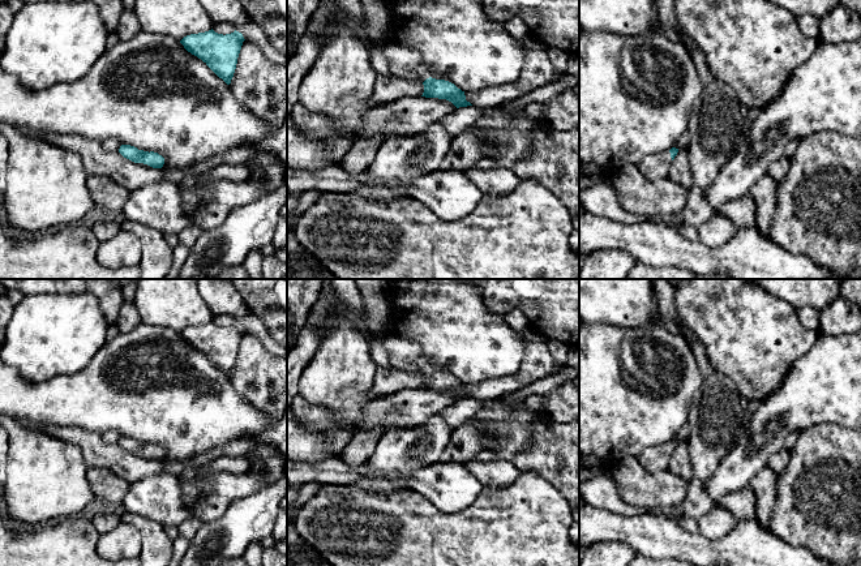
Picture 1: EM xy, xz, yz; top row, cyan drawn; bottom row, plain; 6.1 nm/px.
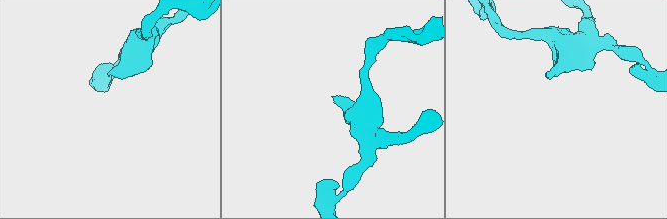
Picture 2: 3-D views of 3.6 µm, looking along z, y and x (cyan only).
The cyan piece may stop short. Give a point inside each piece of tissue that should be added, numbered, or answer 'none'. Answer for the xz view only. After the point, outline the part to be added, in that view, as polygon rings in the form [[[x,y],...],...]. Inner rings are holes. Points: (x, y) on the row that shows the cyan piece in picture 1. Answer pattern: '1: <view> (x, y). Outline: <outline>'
1: xz (405, 63). Outline: [[[387,43],[384,46],[384,56],[387,60],[389,69],[394,76],[424,82],[432,77],[440,80],[438,76],[429,68],[421,56],[407,47]]]

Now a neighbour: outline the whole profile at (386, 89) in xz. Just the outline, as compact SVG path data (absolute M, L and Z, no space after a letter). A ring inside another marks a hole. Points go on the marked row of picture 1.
M377 74L374 89L368 99L368 103L372 107L377 107L404 97L421 97L423 93L423 82L416 82L394 74Z

